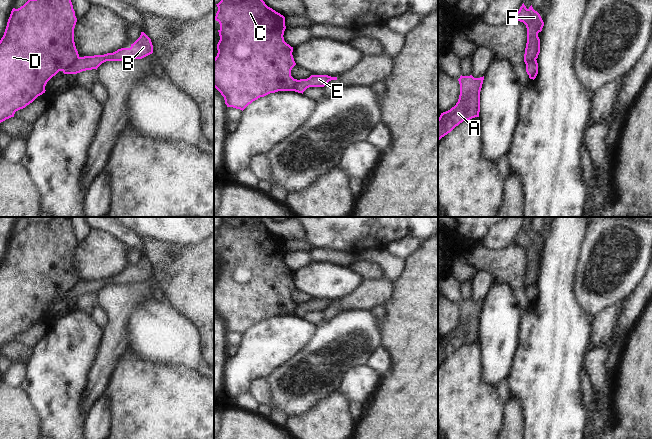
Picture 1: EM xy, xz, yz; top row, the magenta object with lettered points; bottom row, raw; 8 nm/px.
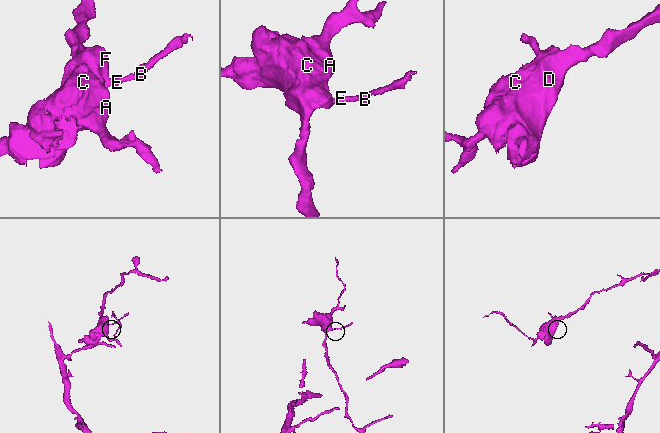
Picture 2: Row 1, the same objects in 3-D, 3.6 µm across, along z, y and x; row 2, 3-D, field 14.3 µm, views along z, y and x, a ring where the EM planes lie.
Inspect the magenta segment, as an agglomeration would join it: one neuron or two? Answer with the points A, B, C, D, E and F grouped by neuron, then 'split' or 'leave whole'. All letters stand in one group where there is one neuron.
groups A C D F / B E; split

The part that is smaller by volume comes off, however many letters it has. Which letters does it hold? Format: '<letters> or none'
B, E

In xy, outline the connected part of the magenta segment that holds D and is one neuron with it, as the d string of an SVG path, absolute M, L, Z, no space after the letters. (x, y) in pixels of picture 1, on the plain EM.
M54 217L48 222L29 223L20 232L12 233L0 264L0 347L14 341L16 335L25 332L45 317L47 306L79 281L74 266L76 246L69 217Z

